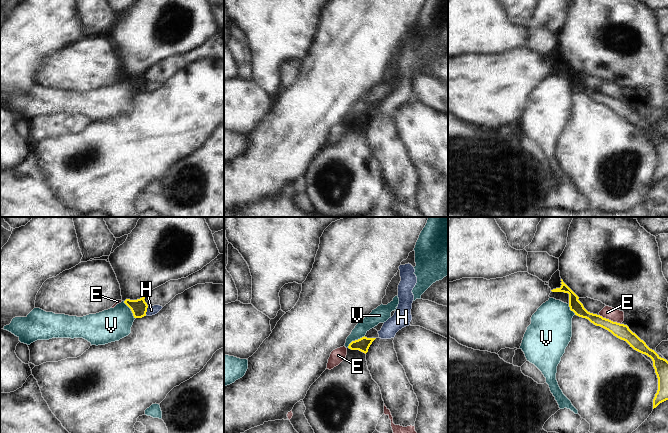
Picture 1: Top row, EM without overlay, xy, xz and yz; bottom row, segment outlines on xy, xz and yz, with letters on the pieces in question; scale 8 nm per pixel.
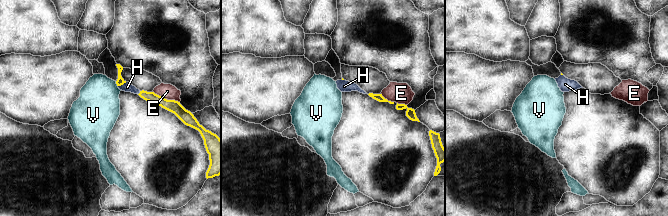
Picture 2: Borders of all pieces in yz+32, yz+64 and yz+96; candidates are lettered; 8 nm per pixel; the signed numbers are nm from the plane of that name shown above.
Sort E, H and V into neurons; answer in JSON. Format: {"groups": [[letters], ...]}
{"groups": [["E"], ["H"], ["V"]]}

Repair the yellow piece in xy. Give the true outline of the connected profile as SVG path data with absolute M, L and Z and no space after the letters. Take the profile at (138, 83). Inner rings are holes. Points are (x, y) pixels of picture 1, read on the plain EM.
M145 73L137 76L126 75L124 77L124 79L131 85L134 94L155 91L163 84L160 81L148 82L144 75Z

